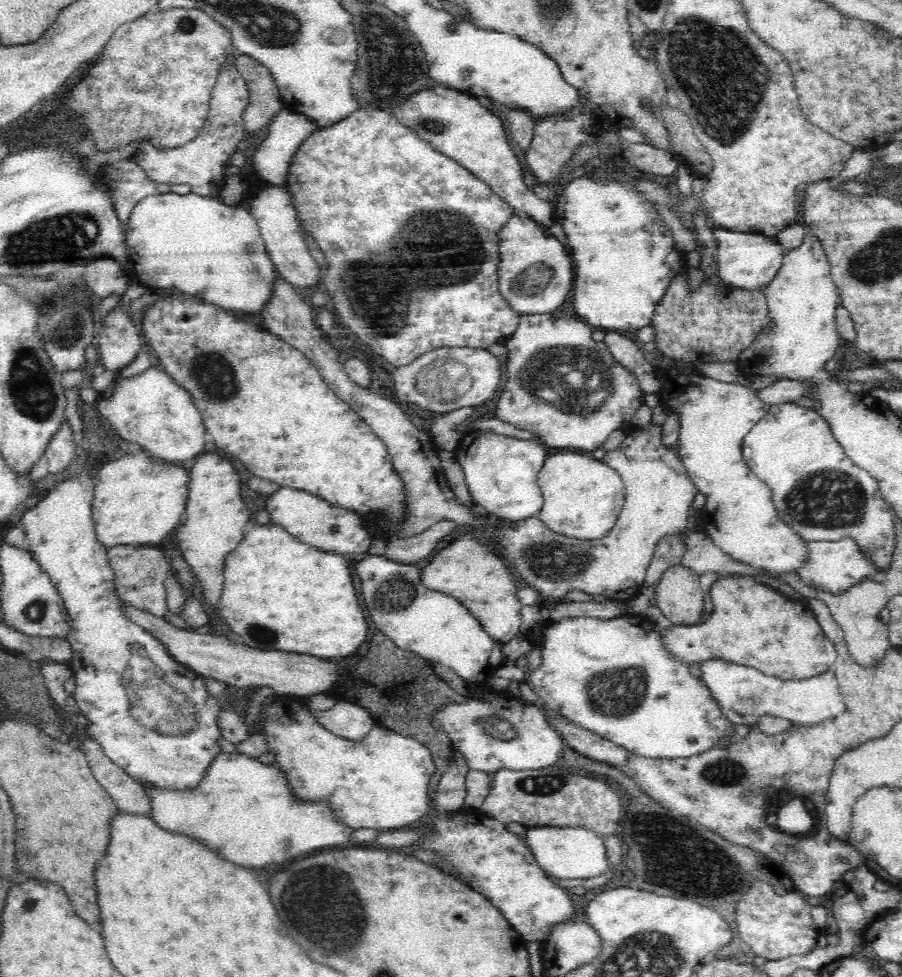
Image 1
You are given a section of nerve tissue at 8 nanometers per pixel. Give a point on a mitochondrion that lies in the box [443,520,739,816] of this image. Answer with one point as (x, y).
(619, 693)

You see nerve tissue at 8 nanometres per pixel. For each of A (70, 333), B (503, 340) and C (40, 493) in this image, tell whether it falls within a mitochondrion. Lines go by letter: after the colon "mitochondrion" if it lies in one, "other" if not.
A: mitochondrion
B: other
C: other

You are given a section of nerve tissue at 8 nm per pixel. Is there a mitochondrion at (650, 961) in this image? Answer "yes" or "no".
yes

